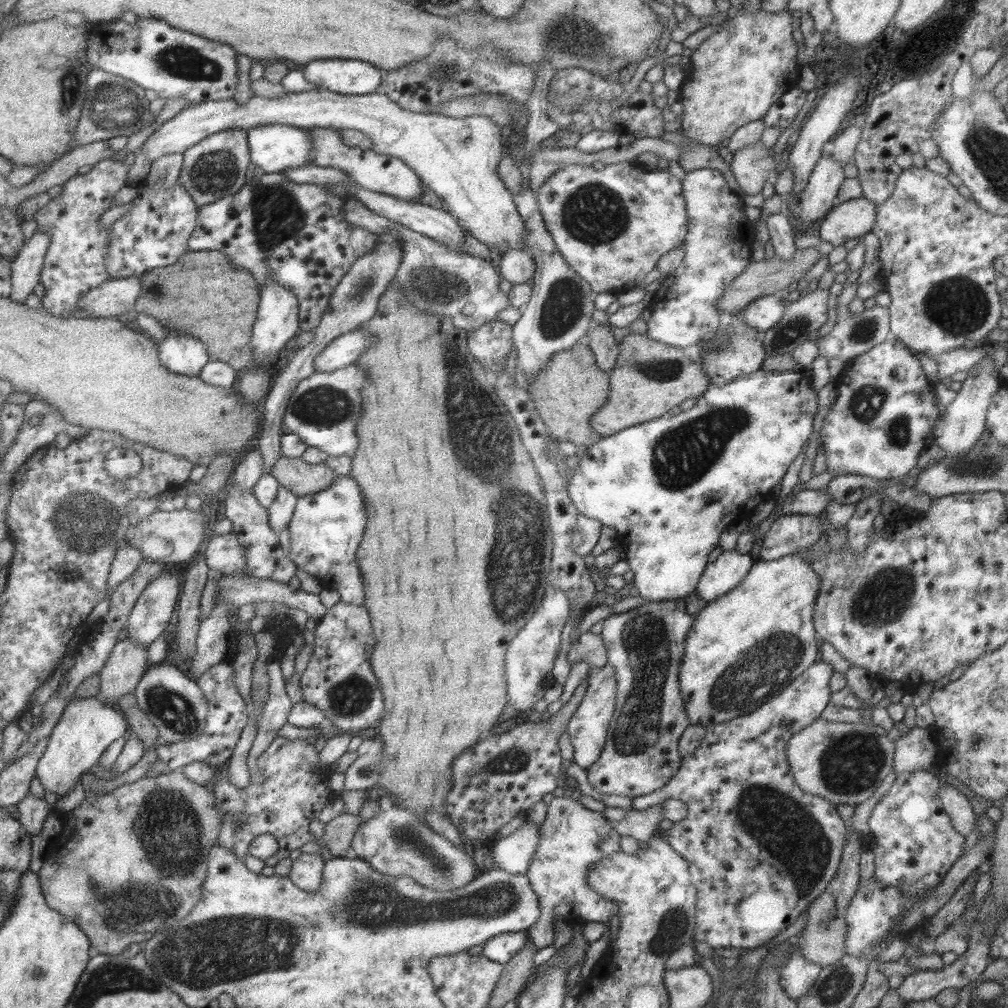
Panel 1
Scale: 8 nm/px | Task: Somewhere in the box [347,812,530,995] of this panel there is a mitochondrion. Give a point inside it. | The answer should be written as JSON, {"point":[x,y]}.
{"point":[409,839]}

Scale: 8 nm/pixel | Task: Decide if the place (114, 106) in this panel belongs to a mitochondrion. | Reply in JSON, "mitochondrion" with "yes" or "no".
{"mitochondrion":"yes"}

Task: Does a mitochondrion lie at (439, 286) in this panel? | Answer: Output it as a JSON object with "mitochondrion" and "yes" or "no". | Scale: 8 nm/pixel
{"mitochondrion":"yes"}

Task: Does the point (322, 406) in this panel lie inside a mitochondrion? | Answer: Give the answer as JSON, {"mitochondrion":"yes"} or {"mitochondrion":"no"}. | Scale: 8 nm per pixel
{"mitochondrion":"yes"}

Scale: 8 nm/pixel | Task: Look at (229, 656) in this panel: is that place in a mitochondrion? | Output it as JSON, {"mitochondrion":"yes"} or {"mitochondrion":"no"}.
{"mitochondrion":"no"}

